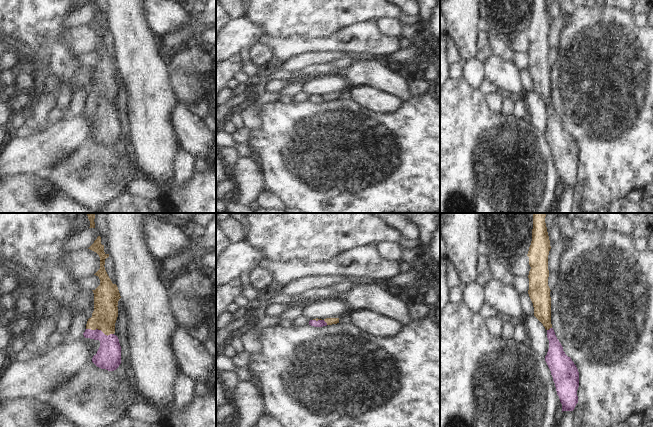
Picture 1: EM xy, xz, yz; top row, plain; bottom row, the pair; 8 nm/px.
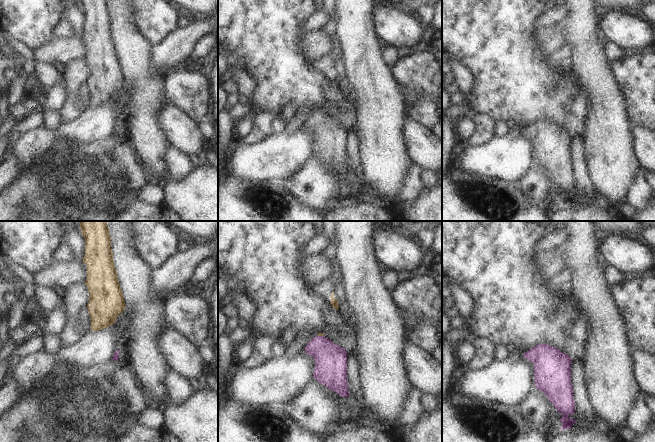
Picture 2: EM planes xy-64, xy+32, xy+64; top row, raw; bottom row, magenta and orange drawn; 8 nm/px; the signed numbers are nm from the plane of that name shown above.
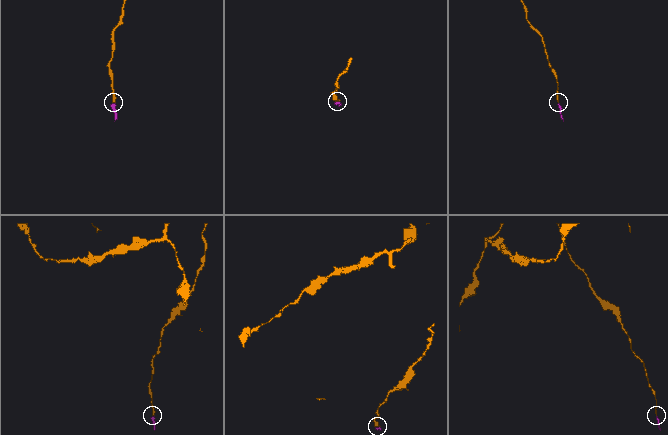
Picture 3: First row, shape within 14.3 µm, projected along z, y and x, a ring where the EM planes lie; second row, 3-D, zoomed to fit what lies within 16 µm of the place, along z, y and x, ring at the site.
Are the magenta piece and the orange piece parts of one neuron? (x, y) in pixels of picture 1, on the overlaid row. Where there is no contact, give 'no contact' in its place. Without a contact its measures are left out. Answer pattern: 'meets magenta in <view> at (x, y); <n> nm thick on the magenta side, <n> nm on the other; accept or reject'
meets magenta in xy at (100, 330); 200 nm thick on the magenta side, 200 nm on the other; accept

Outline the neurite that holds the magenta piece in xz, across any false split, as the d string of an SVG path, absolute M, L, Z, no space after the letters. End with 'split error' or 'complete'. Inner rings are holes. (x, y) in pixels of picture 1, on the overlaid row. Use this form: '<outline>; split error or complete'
M316 318L309 321L309 325L314 327L323 327L337 323L339 323L339 318L326 318L324 320Z; split error

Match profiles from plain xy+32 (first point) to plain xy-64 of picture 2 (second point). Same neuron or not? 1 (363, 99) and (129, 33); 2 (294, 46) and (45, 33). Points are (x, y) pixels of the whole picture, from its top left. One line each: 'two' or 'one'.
1: one
2: one

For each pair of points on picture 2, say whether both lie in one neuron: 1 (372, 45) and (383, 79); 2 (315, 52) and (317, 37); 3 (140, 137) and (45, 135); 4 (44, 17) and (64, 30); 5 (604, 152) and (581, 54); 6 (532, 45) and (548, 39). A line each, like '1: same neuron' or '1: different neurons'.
1: same neuron
2: same neuron
3: different neurons
4: different neurons
5: same neuron
6: different neurons

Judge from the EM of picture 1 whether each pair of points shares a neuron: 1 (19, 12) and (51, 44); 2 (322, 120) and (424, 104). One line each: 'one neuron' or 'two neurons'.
1: one neuron
2: one neuron

